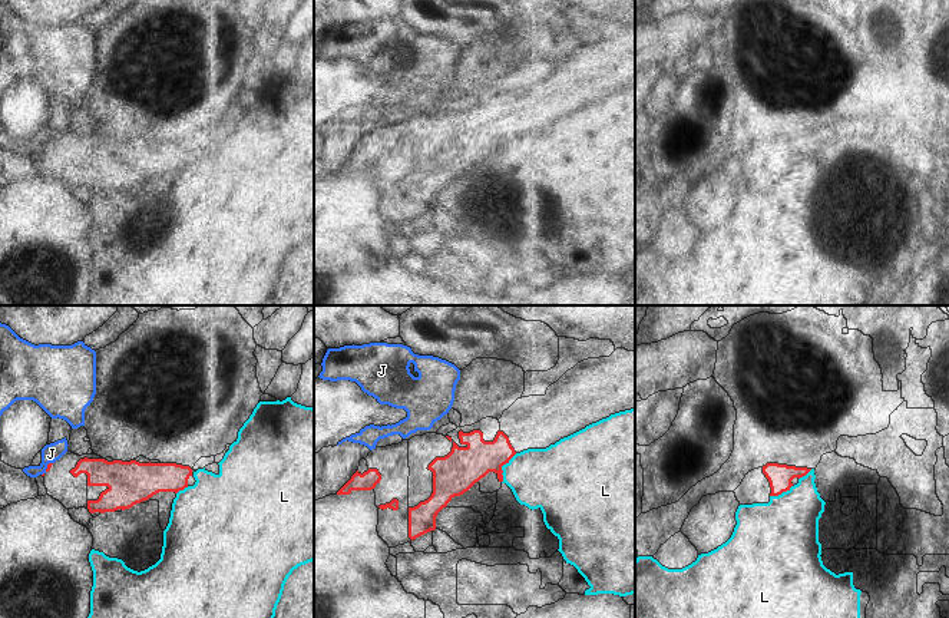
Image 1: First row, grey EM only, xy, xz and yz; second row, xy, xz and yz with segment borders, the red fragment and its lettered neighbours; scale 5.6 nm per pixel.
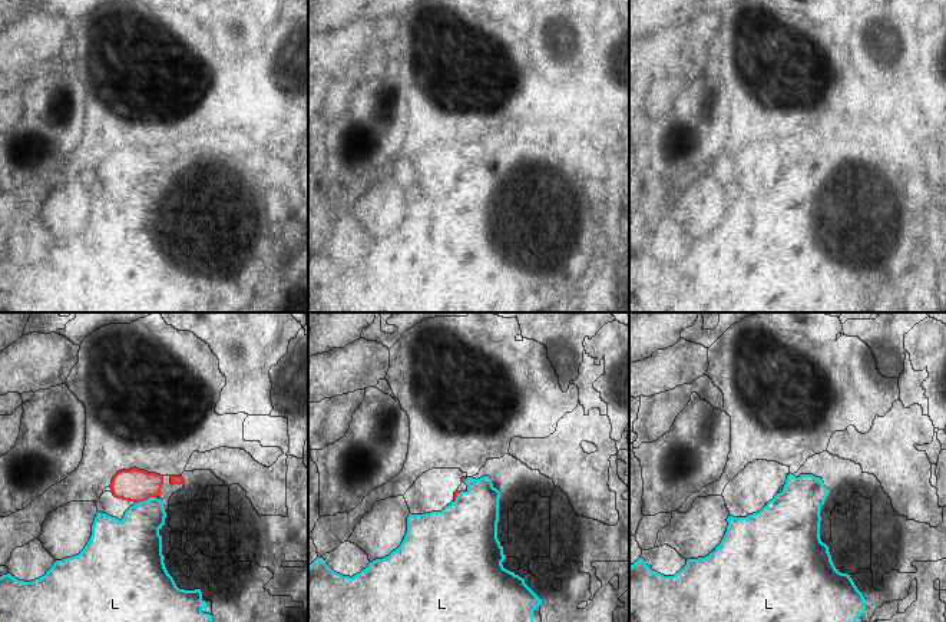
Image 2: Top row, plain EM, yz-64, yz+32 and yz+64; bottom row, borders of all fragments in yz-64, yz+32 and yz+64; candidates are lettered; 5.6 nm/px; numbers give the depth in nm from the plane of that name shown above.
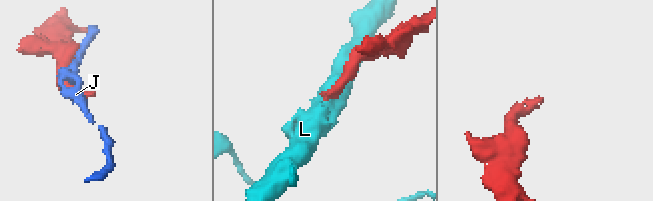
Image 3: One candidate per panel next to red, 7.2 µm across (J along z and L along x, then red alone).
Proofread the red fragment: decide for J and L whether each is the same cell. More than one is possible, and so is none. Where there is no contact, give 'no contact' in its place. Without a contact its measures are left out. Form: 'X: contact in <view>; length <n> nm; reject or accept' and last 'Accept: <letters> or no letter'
J: contact in xy; length 100 nm; reject
L: contact in xz; length 190 nm; reject
Accept: no letter

